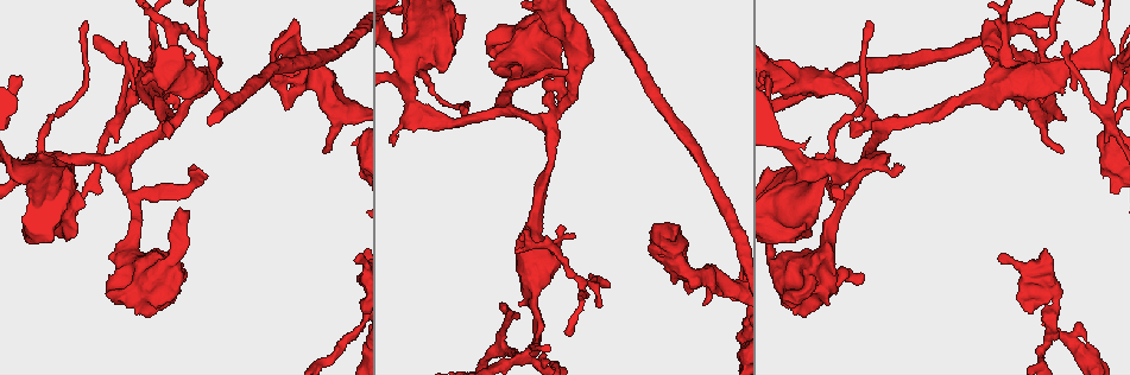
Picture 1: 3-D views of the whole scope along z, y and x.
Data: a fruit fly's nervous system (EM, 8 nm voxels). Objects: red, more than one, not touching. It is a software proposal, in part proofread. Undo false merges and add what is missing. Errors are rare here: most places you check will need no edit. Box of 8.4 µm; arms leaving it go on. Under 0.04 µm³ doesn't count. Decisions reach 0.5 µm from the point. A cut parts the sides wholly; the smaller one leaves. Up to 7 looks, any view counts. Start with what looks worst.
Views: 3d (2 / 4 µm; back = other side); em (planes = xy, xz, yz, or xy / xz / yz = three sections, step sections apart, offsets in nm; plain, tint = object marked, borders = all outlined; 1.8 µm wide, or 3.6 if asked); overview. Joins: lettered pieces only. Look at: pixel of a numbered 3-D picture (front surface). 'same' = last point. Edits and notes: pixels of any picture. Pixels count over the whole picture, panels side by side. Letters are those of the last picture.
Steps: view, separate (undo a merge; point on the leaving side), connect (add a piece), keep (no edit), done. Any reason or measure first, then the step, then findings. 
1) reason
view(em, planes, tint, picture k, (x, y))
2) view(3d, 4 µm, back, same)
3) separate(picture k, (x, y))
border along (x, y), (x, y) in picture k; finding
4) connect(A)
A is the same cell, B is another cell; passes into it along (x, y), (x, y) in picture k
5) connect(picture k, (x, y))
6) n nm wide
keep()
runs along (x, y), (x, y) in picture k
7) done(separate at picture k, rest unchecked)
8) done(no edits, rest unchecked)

view(3d, 2 µm, picture 1, (292, 47))

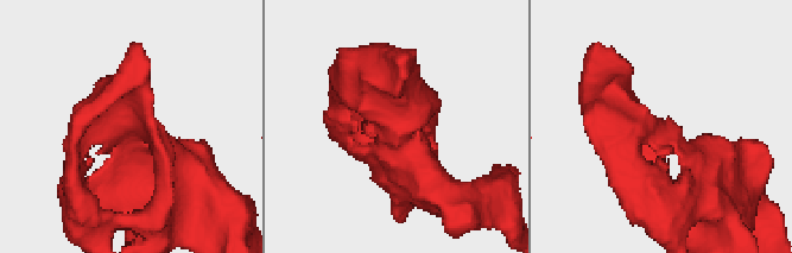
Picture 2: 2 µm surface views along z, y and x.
view(em, yz, step 8, tint, picture 2, (126, 126))

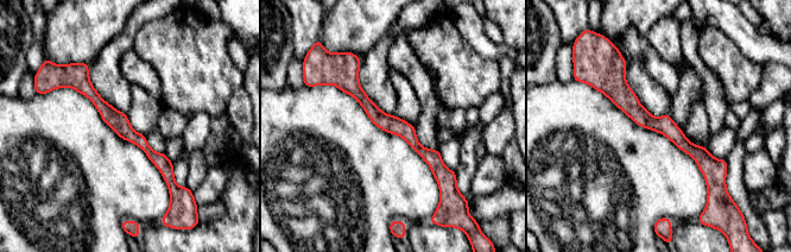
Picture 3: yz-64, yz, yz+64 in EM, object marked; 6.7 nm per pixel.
another direction
view(em, planes, borders, same)

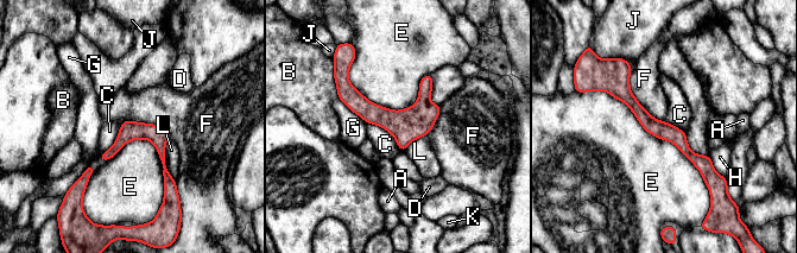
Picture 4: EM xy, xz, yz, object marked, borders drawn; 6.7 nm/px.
120 nm wide
keep()
A, B, C, D, E, F, G, H, J, K and L are other cells; runs along (627, 69), (624, 94), (710, 183) in picture 4; all the same neuron

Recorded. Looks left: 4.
sharp bend
view(3d, 4 µm, picture 1, (1033, 109))

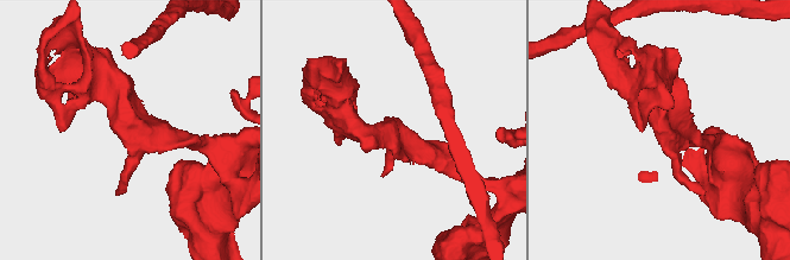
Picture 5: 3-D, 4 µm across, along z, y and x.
need the tissue
view(em, 3.6 µm, planes, plain, picture 5, (128, 133))

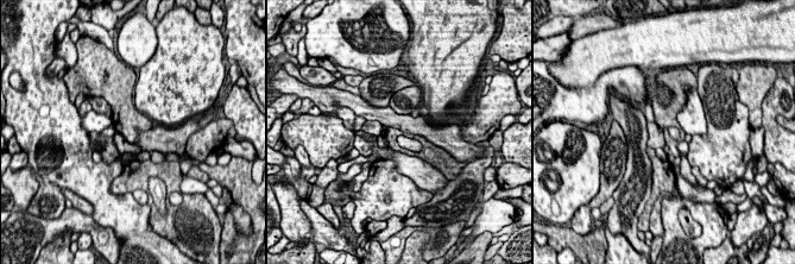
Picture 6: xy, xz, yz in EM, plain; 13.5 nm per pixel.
view(em, 3.6 µm, planes, borders, same)

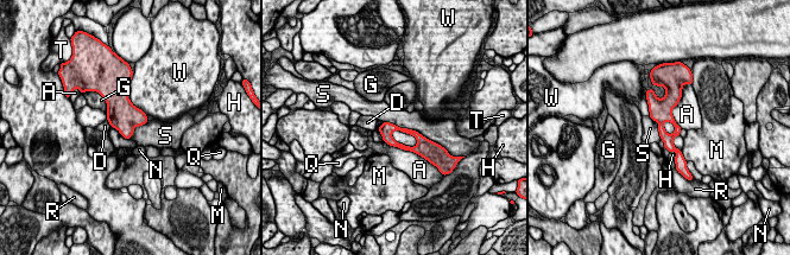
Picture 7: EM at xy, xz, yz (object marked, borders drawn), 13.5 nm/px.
S touches over 750 nm
keep()
A, D, G, H, M, N, Q, R, S, T and W are other cells; border along (383, 121), (415, 129), (433, 141) in picture 7; one neuron here

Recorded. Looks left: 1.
done(no edits, rest unchecked)

